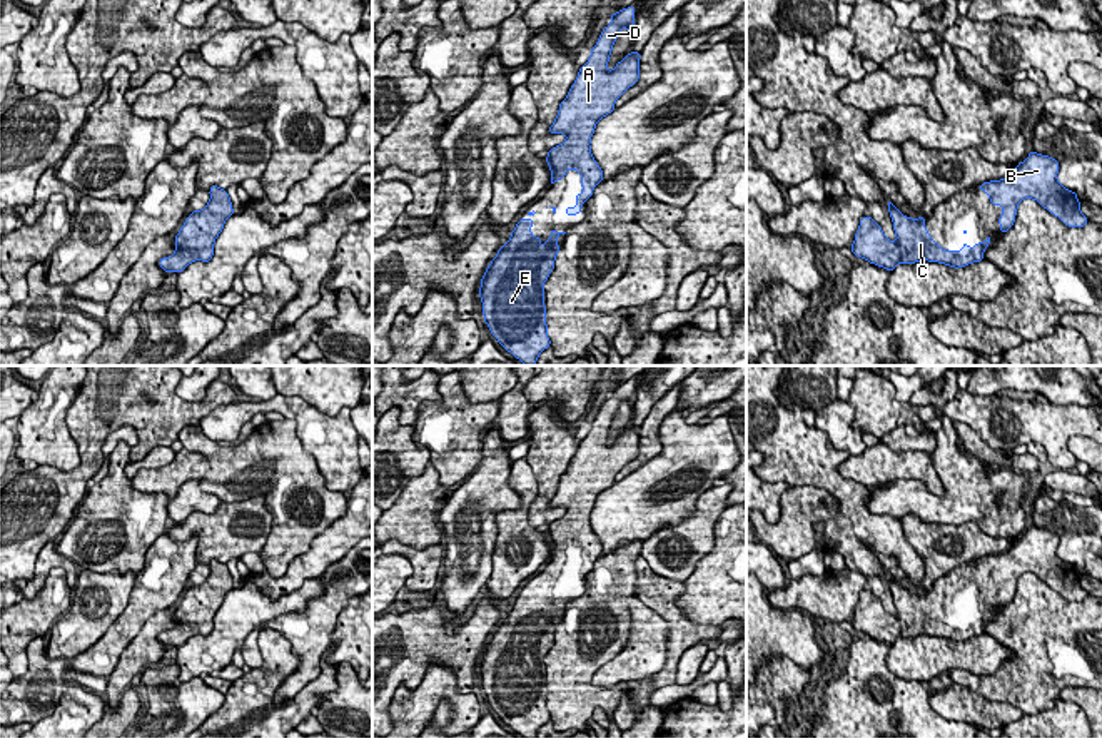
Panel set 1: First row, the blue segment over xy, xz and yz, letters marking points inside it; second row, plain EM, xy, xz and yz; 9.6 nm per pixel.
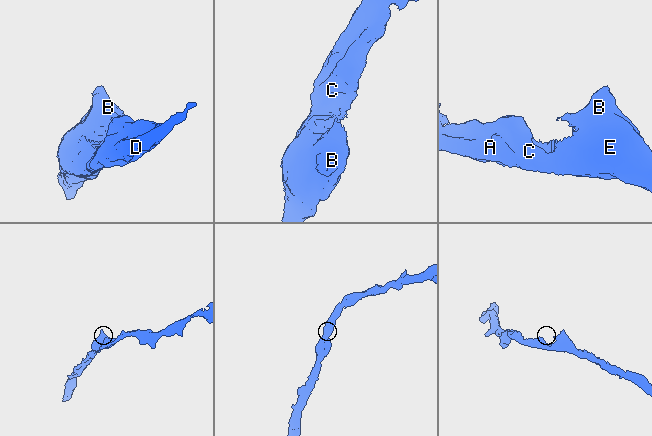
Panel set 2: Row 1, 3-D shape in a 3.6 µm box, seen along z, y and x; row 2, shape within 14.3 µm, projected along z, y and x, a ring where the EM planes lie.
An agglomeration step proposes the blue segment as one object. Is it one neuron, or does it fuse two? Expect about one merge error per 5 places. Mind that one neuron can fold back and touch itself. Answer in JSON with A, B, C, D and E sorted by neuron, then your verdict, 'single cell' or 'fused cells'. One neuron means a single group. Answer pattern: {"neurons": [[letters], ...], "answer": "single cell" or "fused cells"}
{"neurons": [["A", "B", "C", "D", "E"]], "answer": "single cell"}

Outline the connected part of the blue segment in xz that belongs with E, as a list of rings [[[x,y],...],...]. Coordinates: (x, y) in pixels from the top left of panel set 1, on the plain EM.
[[[528,586],[528,593],[519,593],[516,603],[511,606],[509,614],[498,624],[496,631],[488,639],[479,661],[479,671],[483,676],[483,690],[491,708],[498,716],[524,738],[536,738],[538,730],[551,720],[548,708],[546,680],[544,680],[544,656],[554,643],[556,629],[561,623],[558,619],[558,609],[566,606],[556,606],[549,603],[551,611],[541,619],[541,611],[531,608],[533,589]]]

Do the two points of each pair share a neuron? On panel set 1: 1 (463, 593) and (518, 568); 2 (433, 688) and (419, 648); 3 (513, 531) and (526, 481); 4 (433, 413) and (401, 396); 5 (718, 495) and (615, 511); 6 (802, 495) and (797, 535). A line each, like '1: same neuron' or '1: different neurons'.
1: different neurons
2: different neurons
3: same neuron
4: different neurons
5: different neurons
6: same neuron

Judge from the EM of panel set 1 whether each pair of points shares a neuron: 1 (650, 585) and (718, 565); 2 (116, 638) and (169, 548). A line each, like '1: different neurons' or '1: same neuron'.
1: different neurons
2: same neuron

